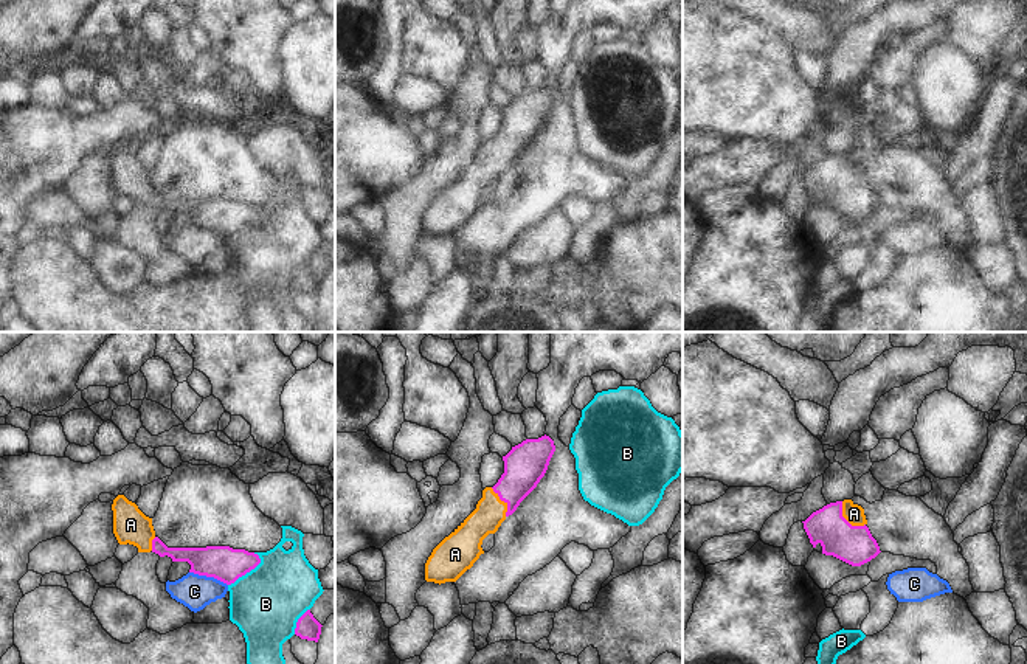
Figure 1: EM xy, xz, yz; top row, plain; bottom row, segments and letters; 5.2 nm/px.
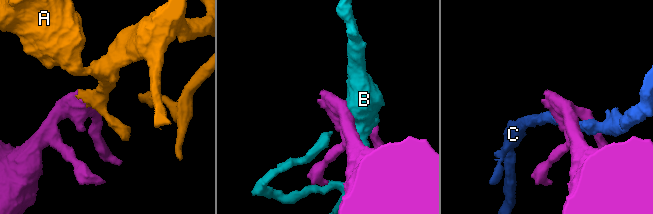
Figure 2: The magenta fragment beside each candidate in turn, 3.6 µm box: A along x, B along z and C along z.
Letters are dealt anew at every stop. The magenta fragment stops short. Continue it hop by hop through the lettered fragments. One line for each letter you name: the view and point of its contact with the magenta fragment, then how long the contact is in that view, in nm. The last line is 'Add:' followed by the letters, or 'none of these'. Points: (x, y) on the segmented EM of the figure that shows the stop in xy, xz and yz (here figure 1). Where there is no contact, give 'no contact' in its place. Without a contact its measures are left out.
A: contact yz (844, 518); length 180 nm
Add: A

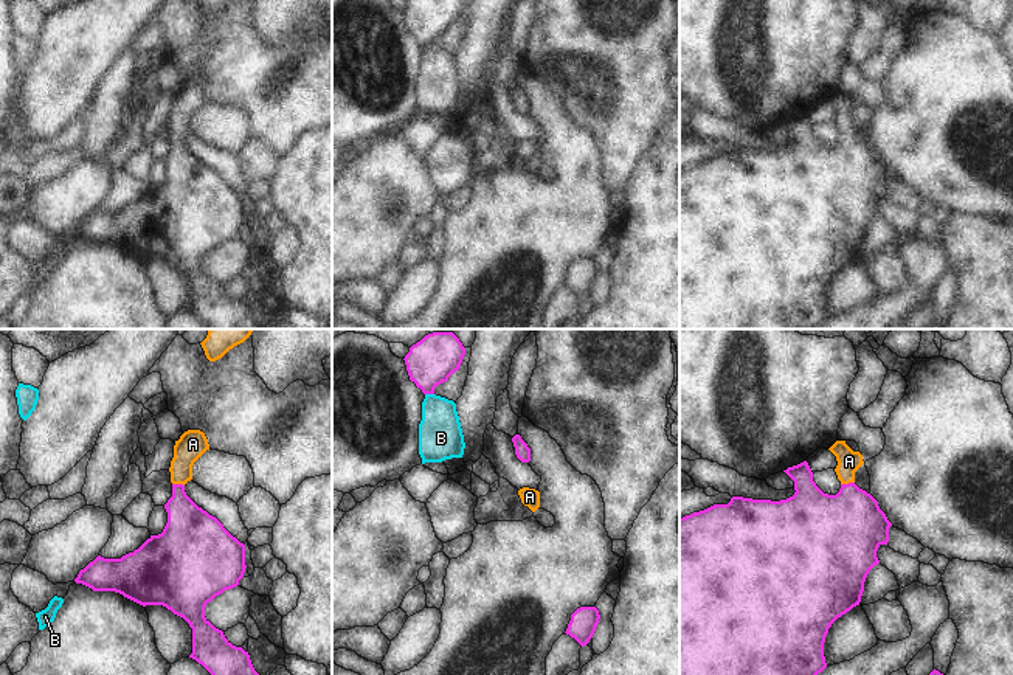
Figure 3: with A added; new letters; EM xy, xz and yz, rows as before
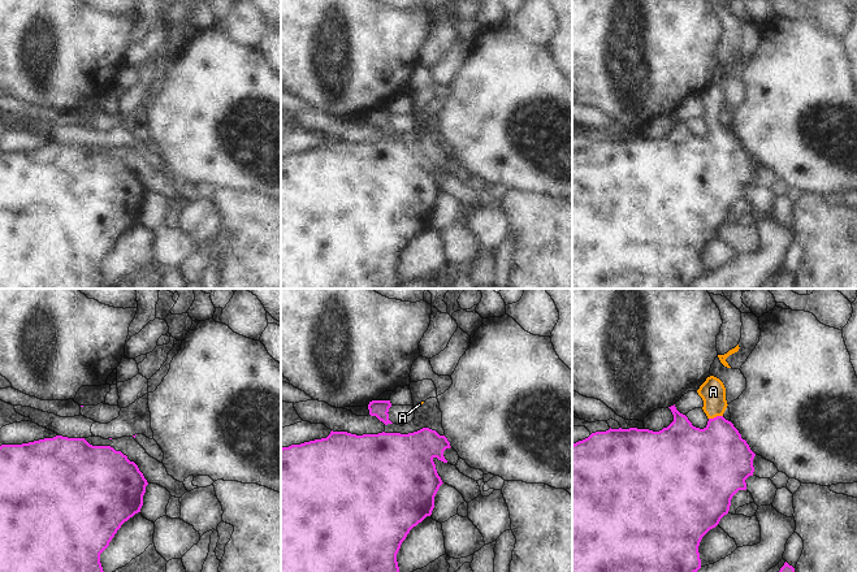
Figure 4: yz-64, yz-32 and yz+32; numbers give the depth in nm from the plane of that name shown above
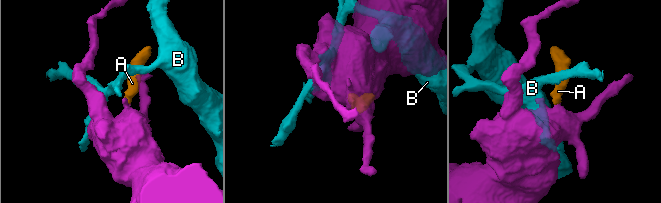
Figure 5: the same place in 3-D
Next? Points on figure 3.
A: contact yz (849, 483); length 70 nm
Add: A

